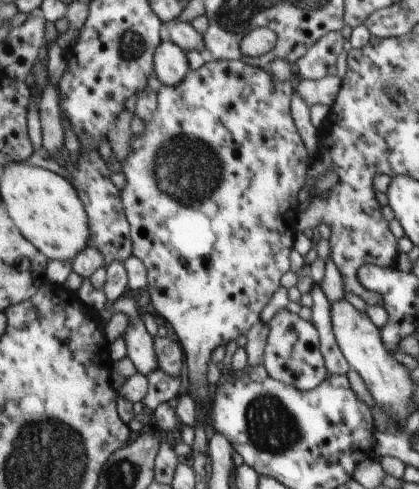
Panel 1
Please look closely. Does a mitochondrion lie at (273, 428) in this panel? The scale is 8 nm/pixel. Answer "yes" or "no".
yes

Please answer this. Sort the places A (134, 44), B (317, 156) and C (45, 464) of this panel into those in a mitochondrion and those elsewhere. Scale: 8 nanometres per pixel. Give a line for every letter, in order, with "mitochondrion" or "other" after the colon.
A: mitochondrion
B: other
C: mitochondrion

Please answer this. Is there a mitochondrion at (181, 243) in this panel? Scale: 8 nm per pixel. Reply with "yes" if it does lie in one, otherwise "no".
no

